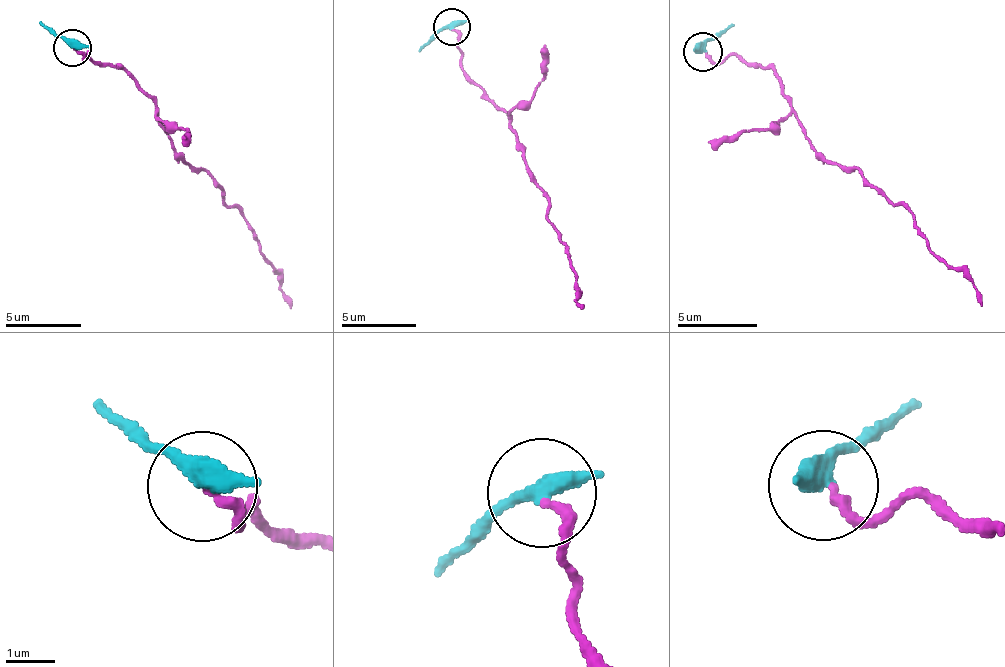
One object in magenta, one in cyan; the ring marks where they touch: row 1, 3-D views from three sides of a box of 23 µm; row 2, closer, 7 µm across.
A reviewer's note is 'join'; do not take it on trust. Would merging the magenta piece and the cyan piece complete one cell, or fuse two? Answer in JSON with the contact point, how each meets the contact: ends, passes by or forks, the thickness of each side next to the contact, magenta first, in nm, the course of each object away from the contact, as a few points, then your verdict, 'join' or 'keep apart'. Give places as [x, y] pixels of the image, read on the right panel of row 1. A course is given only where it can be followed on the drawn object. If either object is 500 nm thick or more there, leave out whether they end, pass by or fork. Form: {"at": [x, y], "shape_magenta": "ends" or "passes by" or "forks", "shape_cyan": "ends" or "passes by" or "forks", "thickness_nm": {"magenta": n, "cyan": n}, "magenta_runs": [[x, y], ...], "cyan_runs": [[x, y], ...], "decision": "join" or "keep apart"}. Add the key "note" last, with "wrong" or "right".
{"at": [703, 51], "shape_magenta": "ends", "shape_cyan": "passes by", "thickness_nm": {"magenta": 200, "cyan": 360}, "magenta_runs": [[705, 52], [716, 64], [731, 56], [766, 66], [816, 151], [857, 166], [913, 216], [913, 228], [982, 305]], "cyan_runs": [[701, 52], [708, 41], [731, 22]], "decision": "keep apart", "note": "wrong"}

